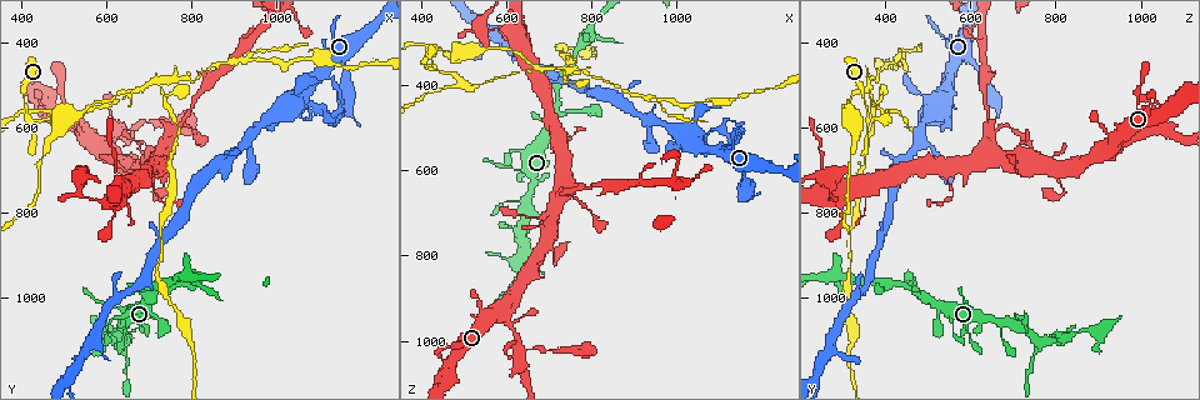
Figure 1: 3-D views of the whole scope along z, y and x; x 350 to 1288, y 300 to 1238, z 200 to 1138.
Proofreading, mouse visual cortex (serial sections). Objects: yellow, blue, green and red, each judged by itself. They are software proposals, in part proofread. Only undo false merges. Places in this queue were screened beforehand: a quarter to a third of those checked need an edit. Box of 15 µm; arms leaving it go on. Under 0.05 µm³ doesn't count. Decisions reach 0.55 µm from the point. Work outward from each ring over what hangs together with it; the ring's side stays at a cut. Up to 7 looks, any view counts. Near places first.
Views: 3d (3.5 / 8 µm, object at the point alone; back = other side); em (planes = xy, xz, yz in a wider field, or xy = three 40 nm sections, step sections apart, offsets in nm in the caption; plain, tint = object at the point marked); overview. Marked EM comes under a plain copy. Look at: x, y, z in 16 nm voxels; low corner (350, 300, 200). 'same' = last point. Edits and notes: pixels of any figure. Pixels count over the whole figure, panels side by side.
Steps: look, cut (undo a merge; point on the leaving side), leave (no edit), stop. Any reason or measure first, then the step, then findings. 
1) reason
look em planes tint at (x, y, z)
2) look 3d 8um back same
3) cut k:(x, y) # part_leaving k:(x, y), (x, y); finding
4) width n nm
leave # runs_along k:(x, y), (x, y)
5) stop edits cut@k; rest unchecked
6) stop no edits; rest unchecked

abrupt turn
look 3d 3.5um at (705, 740, 815)

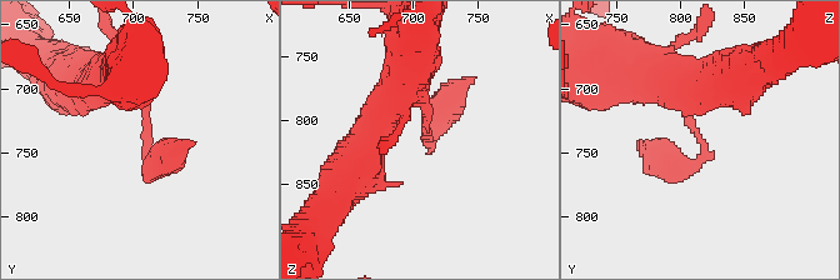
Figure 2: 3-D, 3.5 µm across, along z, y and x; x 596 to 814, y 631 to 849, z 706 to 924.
look em xy step 2 tint at (710, 740, 814)

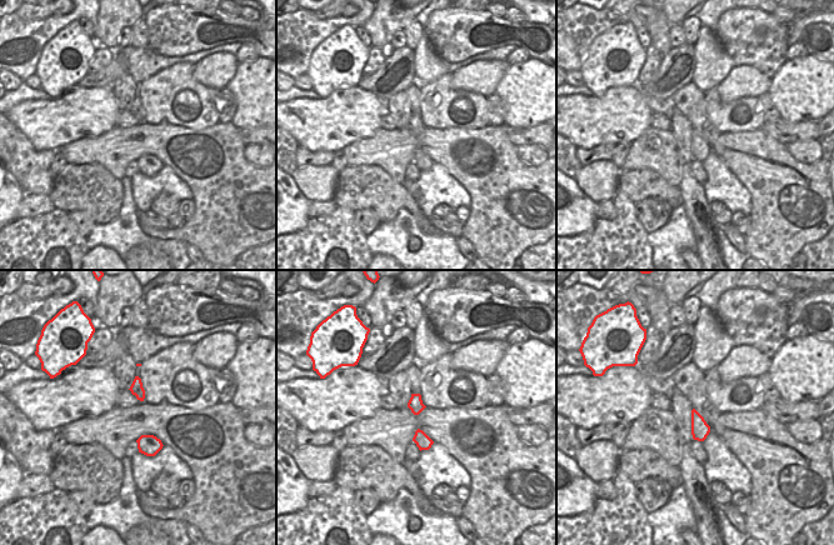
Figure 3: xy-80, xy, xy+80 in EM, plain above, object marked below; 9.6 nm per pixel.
look em xy step 1 tint same

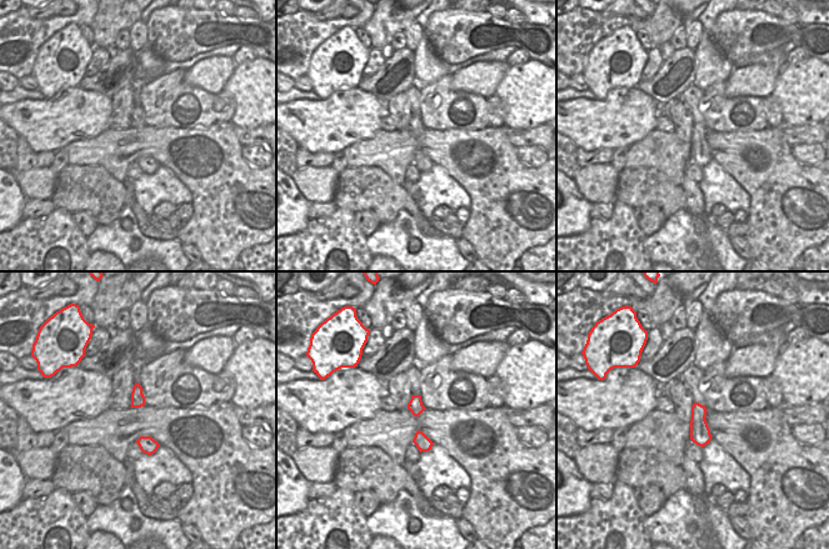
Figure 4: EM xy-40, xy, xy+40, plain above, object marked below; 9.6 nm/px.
width 150 nm
leave # runs_along 2:(121, 74), (148, 93), (148, 158), (175, 150); all the same cell

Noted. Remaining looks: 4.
a narrow waist
look 3d 8um at (605, 775, 270)

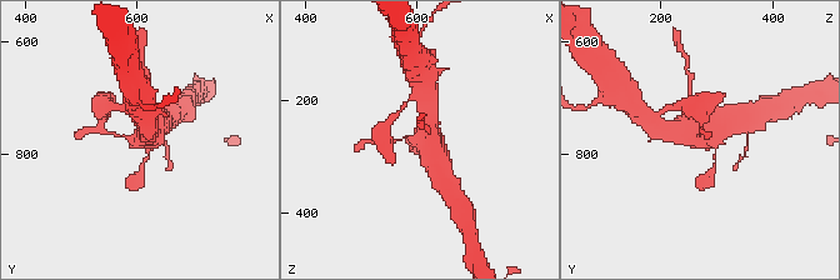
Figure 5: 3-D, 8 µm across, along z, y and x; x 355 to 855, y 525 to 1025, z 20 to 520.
look 3d 3.5um at (605, 775, 275)

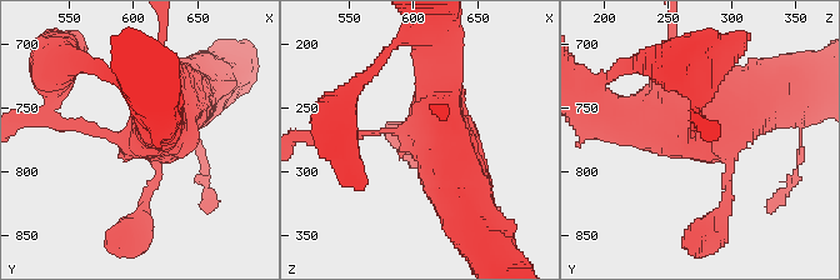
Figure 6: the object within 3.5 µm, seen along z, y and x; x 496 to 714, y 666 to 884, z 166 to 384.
look em xy step 5 tint at (608, 778, 270)

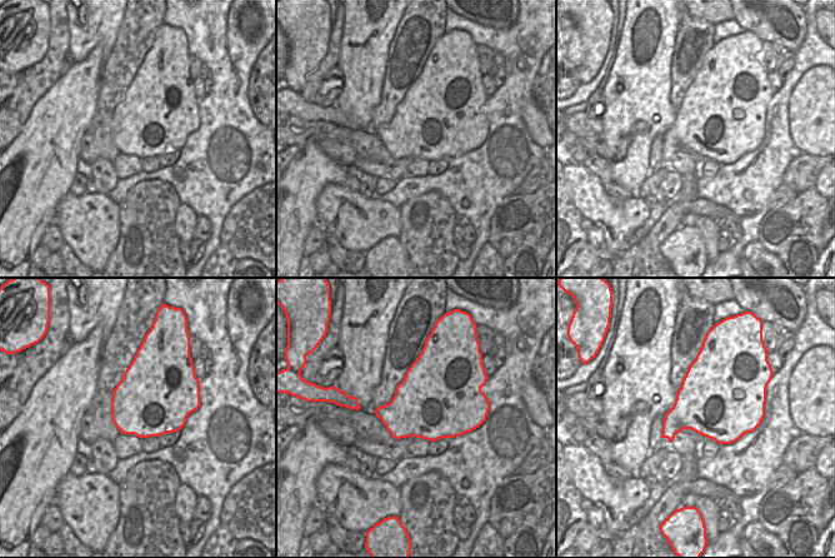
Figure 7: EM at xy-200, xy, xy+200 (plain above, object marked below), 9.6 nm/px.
width 750 nm
leave # runs_along 6:(468, 211), (444, 154), (436, 58); all the same cell

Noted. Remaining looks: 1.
stop no edits; rest unchecked

